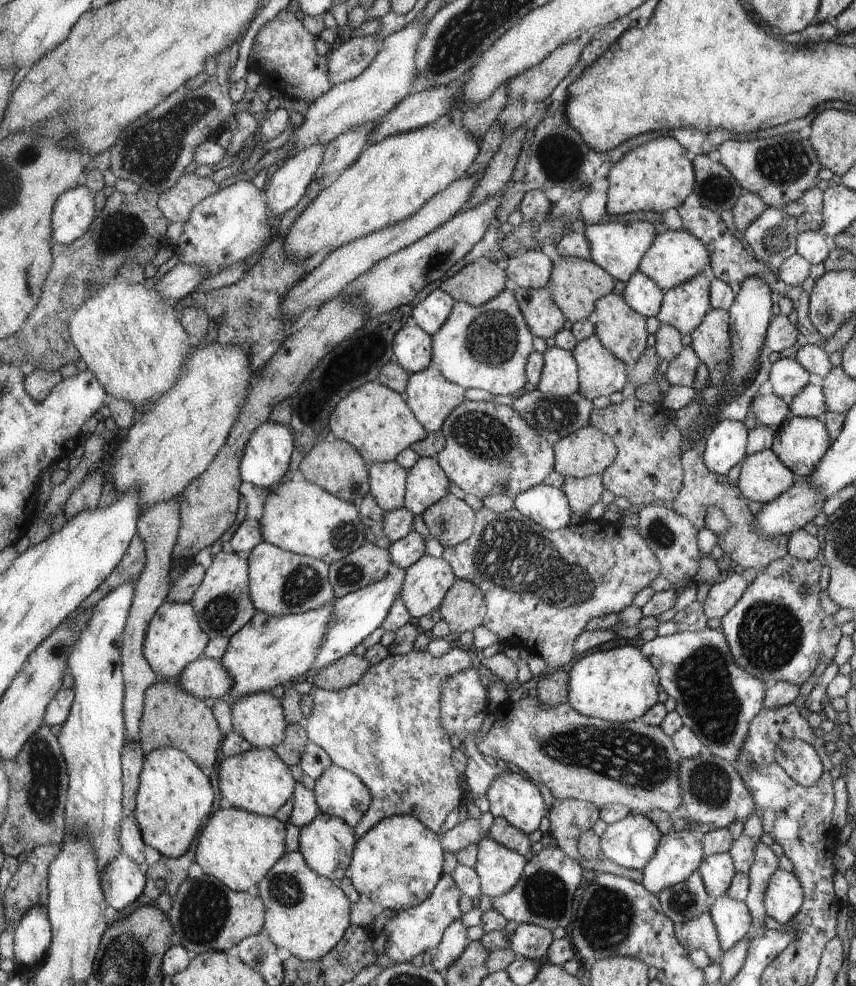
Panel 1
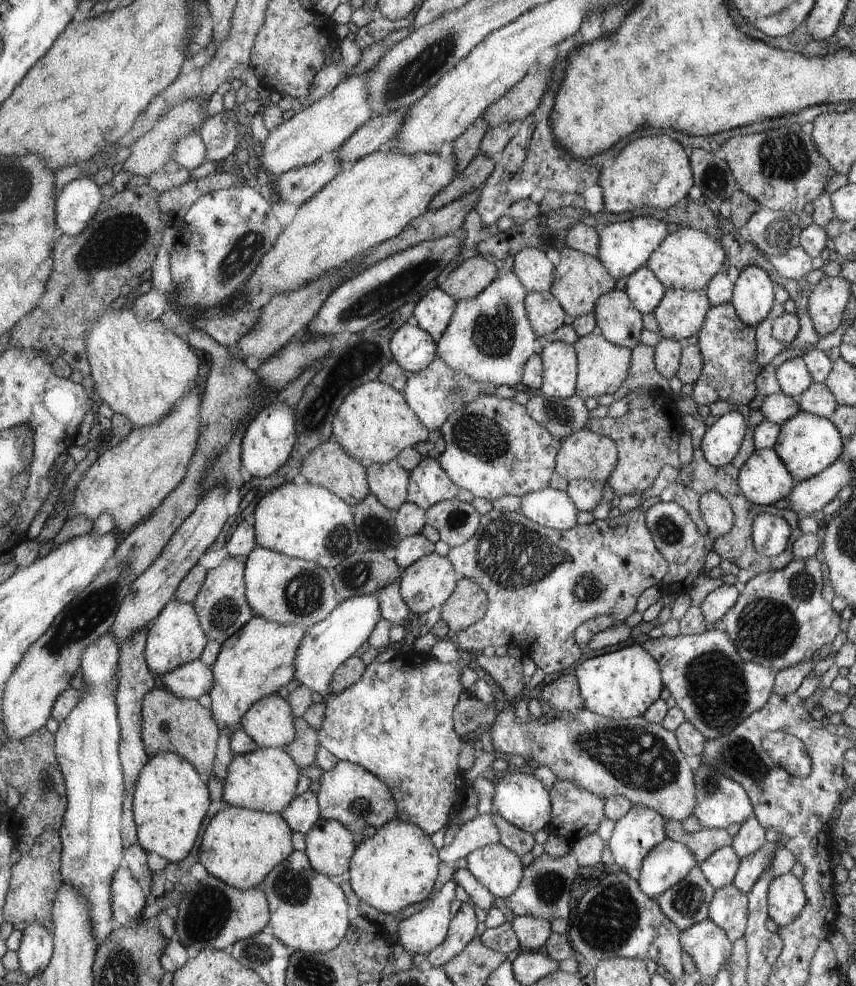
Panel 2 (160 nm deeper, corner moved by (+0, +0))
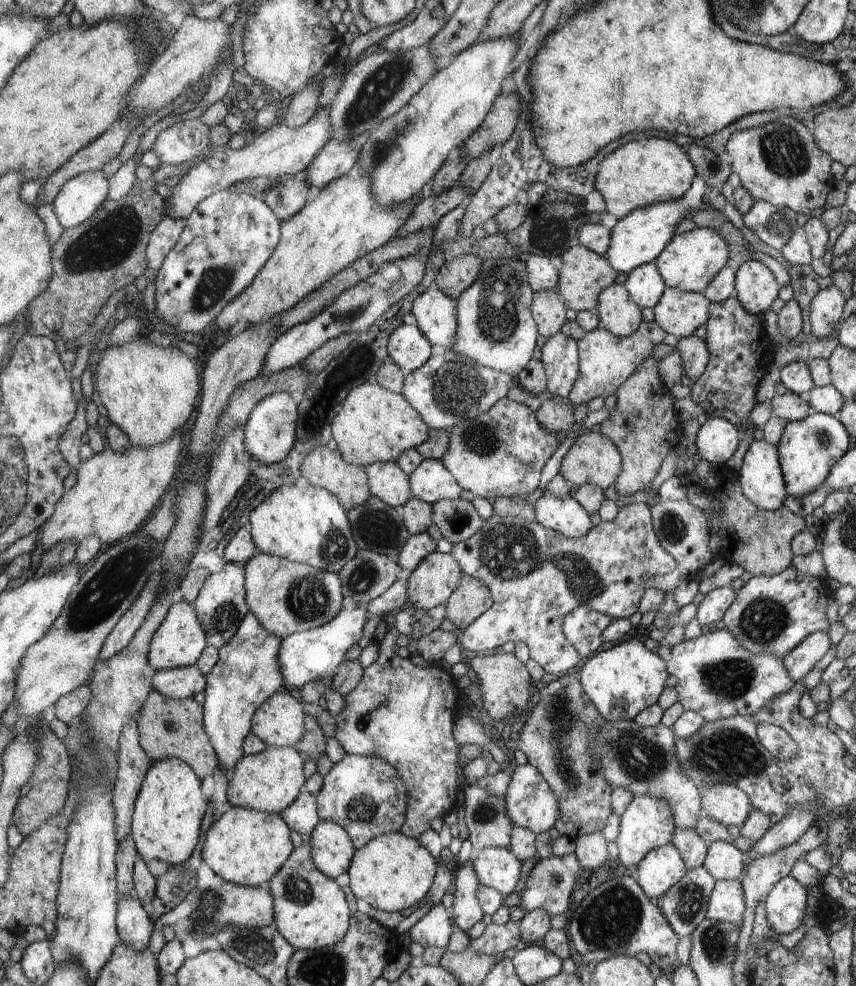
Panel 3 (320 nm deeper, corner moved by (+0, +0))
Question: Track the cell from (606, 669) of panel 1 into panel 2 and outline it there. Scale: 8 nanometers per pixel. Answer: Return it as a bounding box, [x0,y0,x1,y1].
[574,644,664,719]

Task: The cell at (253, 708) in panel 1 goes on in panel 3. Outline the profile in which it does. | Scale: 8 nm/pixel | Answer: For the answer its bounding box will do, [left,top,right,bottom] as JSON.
[252,690,305,748]

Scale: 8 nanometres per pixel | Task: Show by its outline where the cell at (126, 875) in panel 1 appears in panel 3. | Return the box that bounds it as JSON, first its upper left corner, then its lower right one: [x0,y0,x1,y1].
[117,895,154,951]

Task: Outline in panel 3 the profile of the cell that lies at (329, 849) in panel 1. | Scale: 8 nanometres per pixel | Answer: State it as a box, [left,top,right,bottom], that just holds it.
[310,821,354,879]

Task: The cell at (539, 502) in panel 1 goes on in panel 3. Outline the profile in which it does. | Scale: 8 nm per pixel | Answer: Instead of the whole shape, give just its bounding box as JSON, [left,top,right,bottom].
[533,493,594,538]

